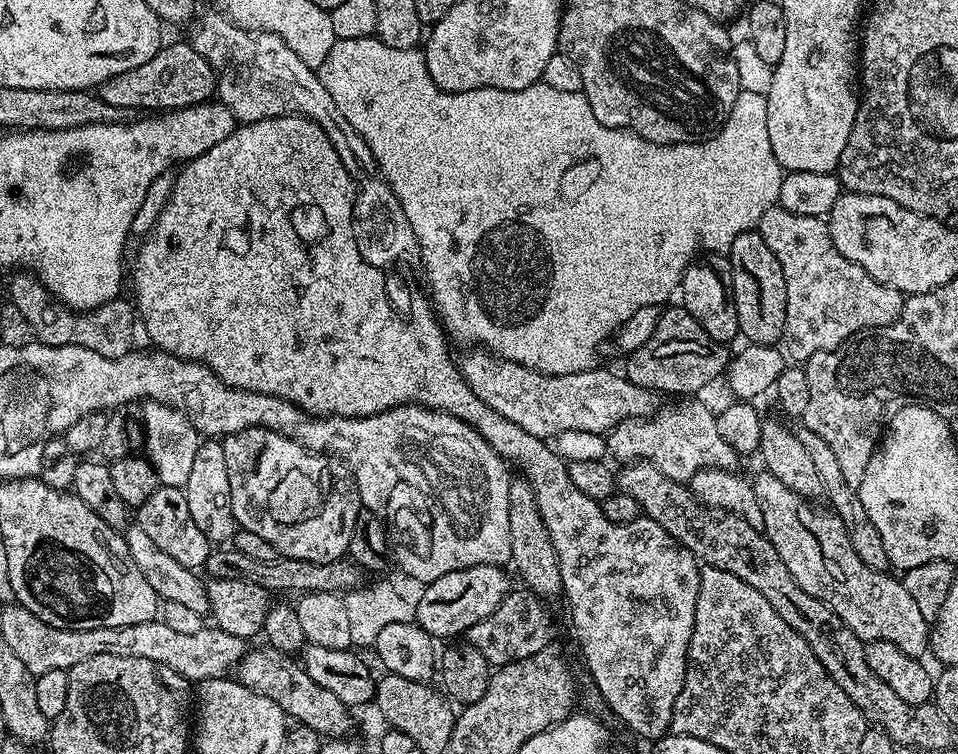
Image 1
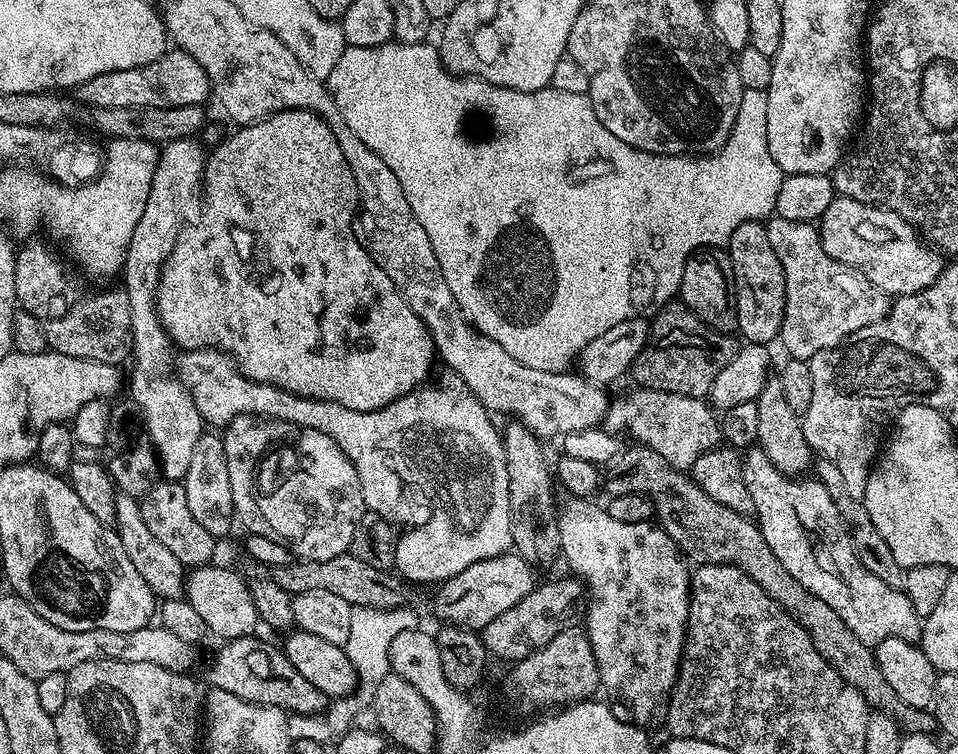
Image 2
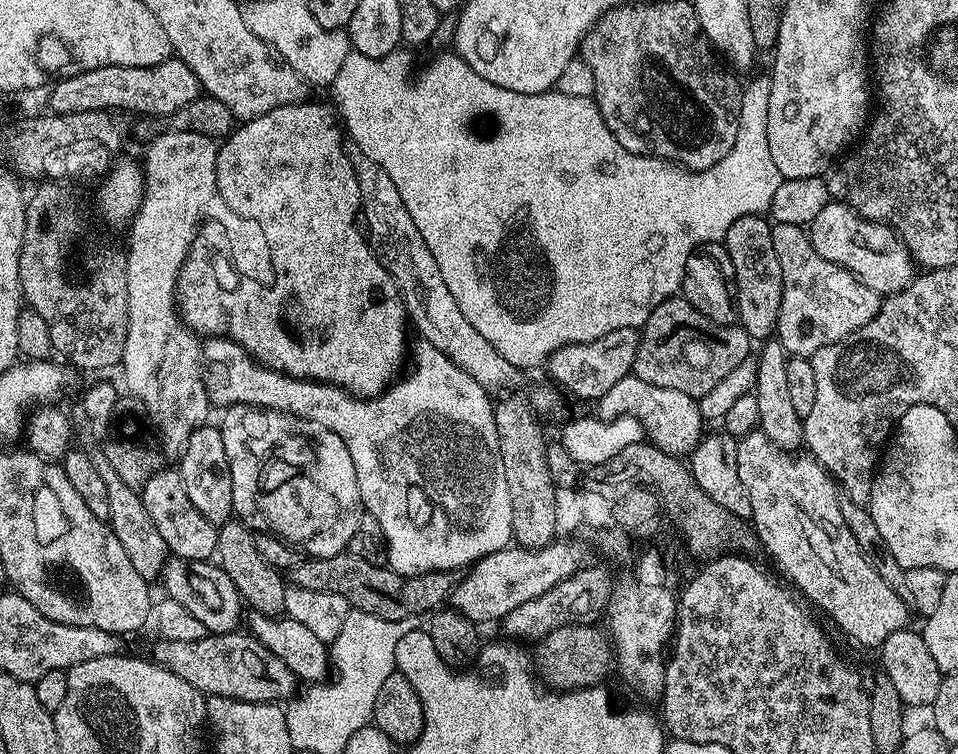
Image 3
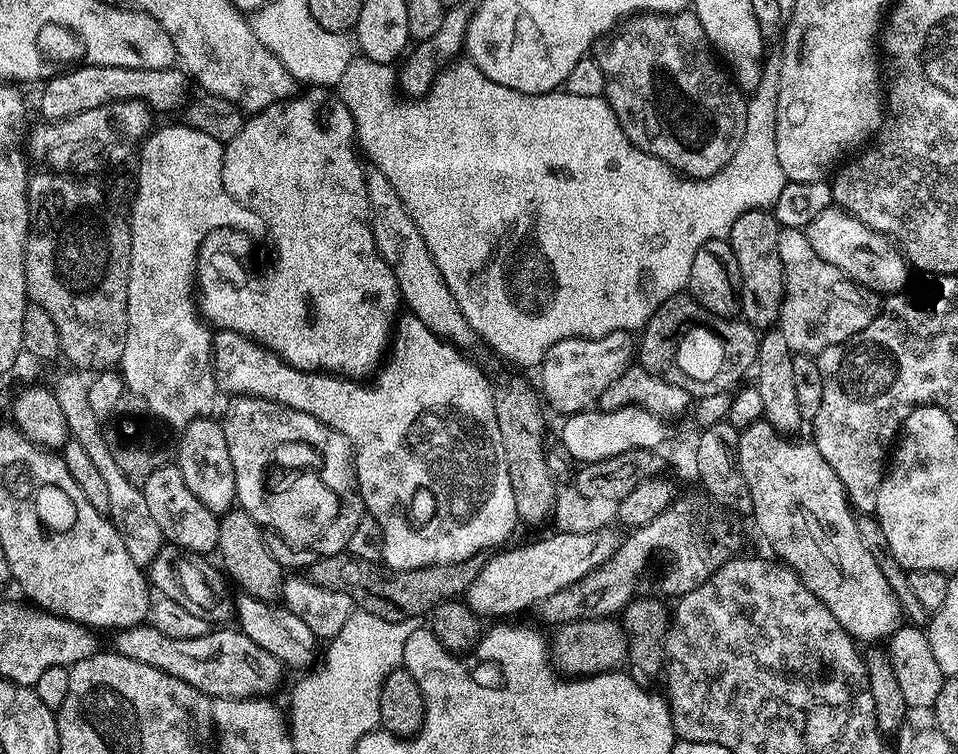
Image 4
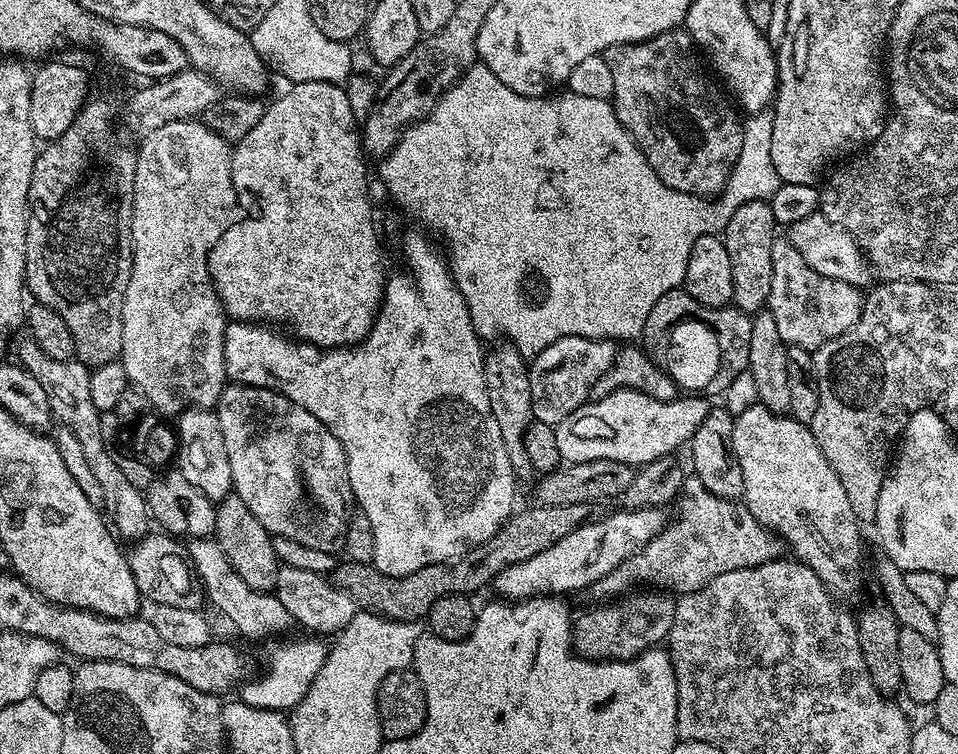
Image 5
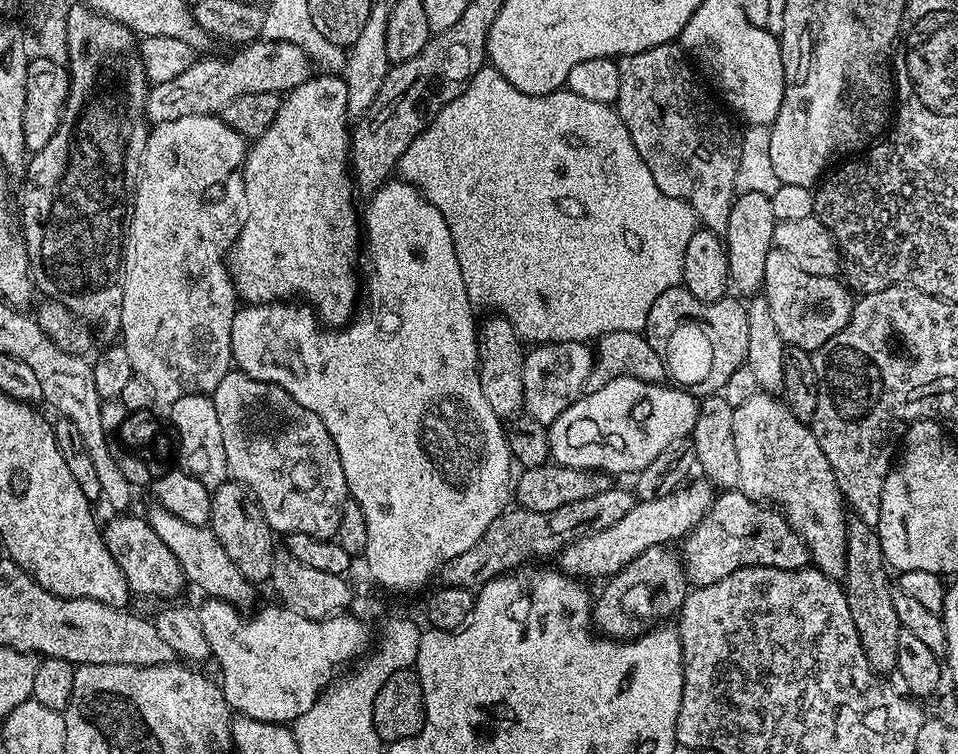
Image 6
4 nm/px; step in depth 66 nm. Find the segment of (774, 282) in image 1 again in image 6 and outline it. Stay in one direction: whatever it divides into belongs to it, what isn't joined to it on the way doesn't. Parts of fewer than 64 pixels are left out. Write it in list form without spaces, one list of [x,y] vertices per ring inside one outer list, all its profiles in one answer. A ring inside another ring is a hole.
[[[741,192],[730,206],[730,222],[722,234],[724,248],[728,251],[728,279],[731,287],[741,292],[744,298],[759,293],[764,287],[764,271],[766,270],[766,254],[774,247],[772,239],[777,226],[774,218],[774,209],[770,206],[770,196],[758,194],[757,192]]]

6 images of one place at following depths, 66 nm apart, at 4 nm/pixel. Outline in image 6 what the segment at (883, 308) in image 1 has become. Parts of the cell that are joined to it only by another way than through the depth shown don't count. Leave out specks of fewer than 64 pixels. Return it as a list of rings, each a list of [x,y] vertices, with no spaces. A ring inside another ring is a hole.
[[[774,246],[770,254],[766,254],[762,294],[766,302],[770,302],[778,334],[782,334],[787,347],[813,353],[830,342],[830,338],[834,338],[834,334],[838,334],[838,330],[842,330],[850,322],[854,296],[838,281],[836,276],[806,274],[806,270],[802,270],[802,266],[798,266],[798,262],[794,262],[794,258],[790,258],[781,248]]]

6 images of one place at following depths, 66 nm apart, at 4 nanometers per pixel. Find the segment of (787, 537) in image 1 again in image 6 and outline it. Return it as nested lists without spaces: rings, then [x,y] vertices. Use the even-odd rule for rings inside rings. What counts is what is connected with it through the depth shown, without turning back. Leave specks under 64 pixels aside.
[[[756,392],[754,398],[742,402],[742,406],[733,408],[734,446],[738,453],[738,491],[746,498],[757,502],[767,502],[783,512],[790,526],[802,538],[808,548],[808,555],[814,567],[827,576],[843,577],[846,570],[846,538],[848,537],[849,517],[846,513],[846,501],[818,438],[814,438],[811,427],[805,421],[794,418],[794,414],[784,403],[771,392]]]

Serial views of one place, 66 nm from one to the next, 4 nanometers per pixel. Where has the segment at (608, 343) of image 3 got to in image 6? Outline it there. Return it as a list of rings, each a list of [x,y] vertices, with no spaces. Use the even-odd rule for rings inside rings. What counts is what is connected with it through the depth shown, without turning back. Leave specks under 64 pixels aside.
[[[587,343],[537,344],[527,349],[522,366],[523,411],[550,426],[574,401],[580,399],[586,378],[594,363],[594,352]]]

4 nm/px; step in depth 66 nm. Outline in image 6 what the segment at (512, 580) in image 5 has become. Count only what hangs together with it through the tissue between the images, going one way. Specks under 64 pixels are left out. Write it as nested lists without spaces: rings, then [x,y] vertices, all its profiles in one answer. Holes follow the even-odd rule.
[[[702,478],[696,479],[666,494],[666,498],[637,500],[630,514],[614,522],[614,526],[606,526],[606,530],[570,542],[570,546],[566,546],[558,554],[559,571],[565,572],[568,576],[583,578],[585,581],[596,579],[599,581],[601,578],[621,572],[631,560],[638,558],[638,554],[642,554],[642,550],[650,550],[659,544],[671,545],[673,543],[671,540],[683,541],[692,528],[708,513],[716,497],[713,485]]]

